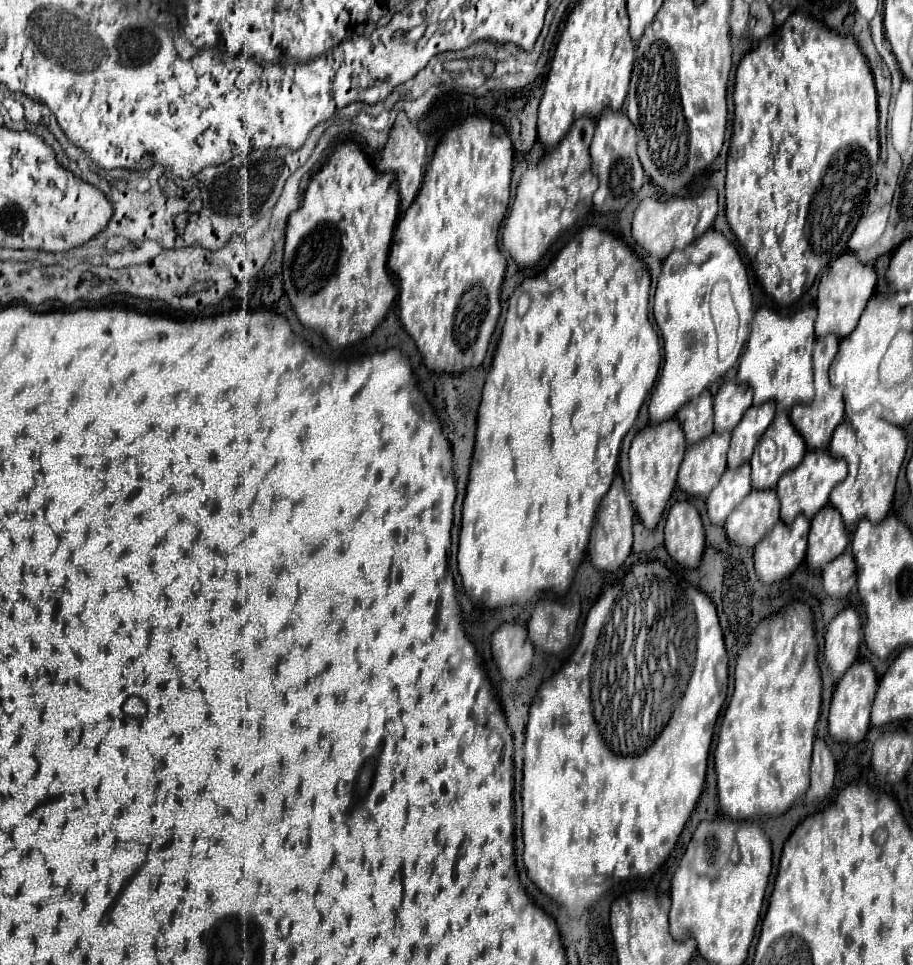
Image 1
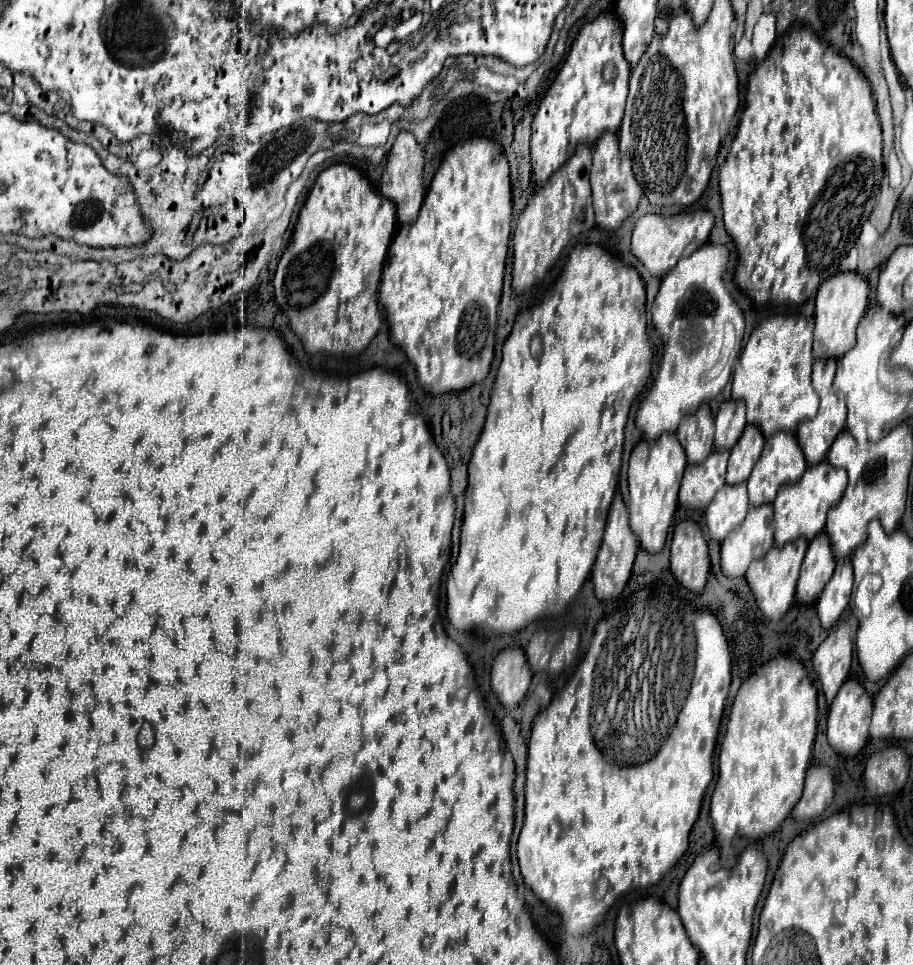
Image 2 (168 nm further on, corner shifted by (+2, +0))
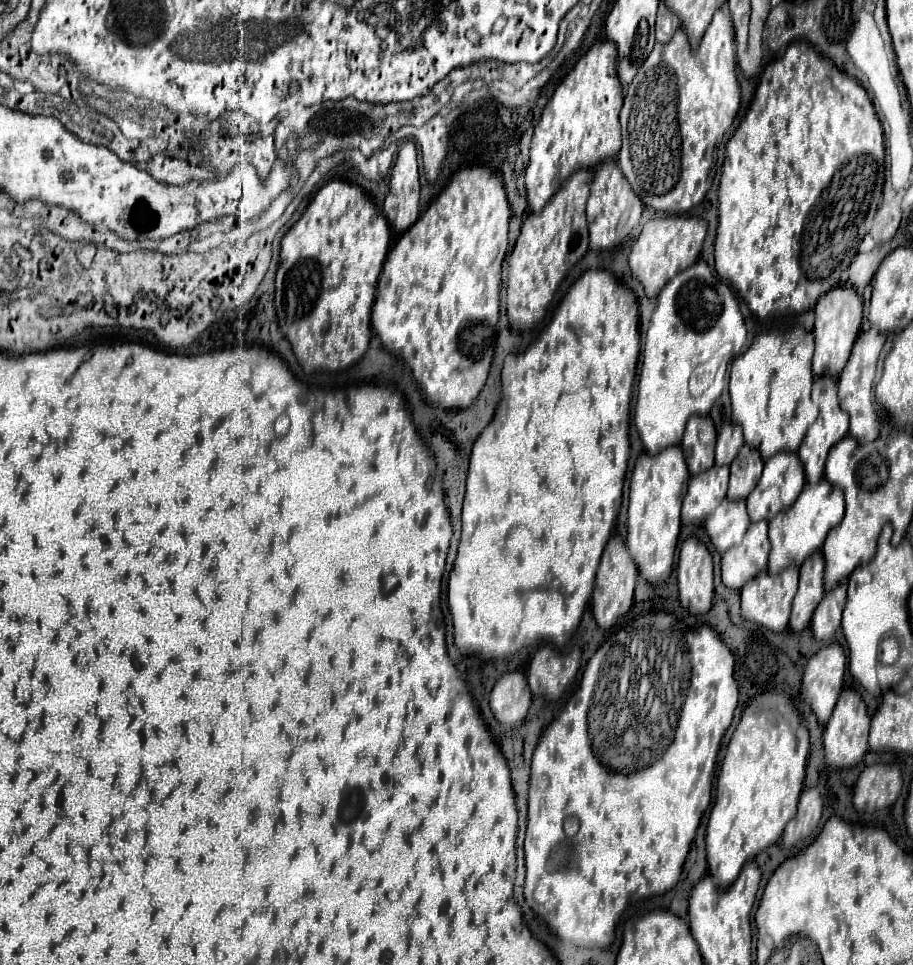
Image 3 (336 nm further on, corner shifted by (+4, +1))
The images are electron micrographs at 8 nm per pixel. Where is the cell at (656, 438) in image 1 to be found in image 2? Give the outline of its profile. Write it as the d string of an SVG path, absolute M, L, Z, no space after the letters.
M662 435L656 443L640 441L630 455L630 467L628 467L630 527L638 537L640 547L648 553L660 553L664 549L668 529L672 525L674 511L678 505L678 489L684 469L686 469L686 455L676 435Z

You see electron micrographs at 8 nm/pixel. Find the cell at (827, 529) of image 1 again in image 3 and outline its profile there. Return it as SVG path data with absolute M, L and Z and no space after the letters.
M814 552L800 566L800 586L790 614L790 628L794 632L800 632L810 624L818 602L824 598L824 568L826 560L822 552Z

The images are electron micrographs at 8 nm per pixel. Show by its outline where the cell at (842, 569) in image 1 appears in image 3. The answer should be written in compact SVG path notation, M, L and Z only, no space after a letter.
M840 582L834 590L830 590L822 602L818 604L814 616L812 616L812 634L820 642L828 642L836 628L840 626L840 618L846 606L846 582Z

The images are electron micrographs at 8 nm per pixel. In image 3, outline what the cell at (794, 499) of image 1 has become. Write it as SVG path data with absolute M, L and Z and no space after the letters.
M822 478L816 484L806 482L806 486L802 488L796 502L790 508L778 512L768 522L768 538L772 542L772 550L770 550L770 558L768 558L770 574L776 574L778 570L784 570L790 564L800 566L814 550L820 550L822 542L826 540L828 530L834 528L842 520L842 514L844 514L842 488L830 484L826 478Z

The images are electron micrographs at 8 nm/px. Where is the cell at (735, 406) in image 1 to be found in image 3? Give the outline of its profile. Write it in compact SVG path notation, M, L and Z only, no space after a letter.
M724 422L716 442L716 466L728 466L744 444L742 428L734 422Z

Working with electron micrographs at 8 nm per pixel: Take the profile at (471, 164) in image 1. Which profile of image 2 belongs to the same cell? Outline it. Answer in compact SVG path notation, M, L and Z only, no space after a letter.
M470 139L450 149L434 175L418 219L412 225L402 225L396 233L380 281L380 305L390 325L390 339L404 349L426 393L466 391L486 379L494 357L496 313L502 295L510 231L512 191L508 161L500 143Z

